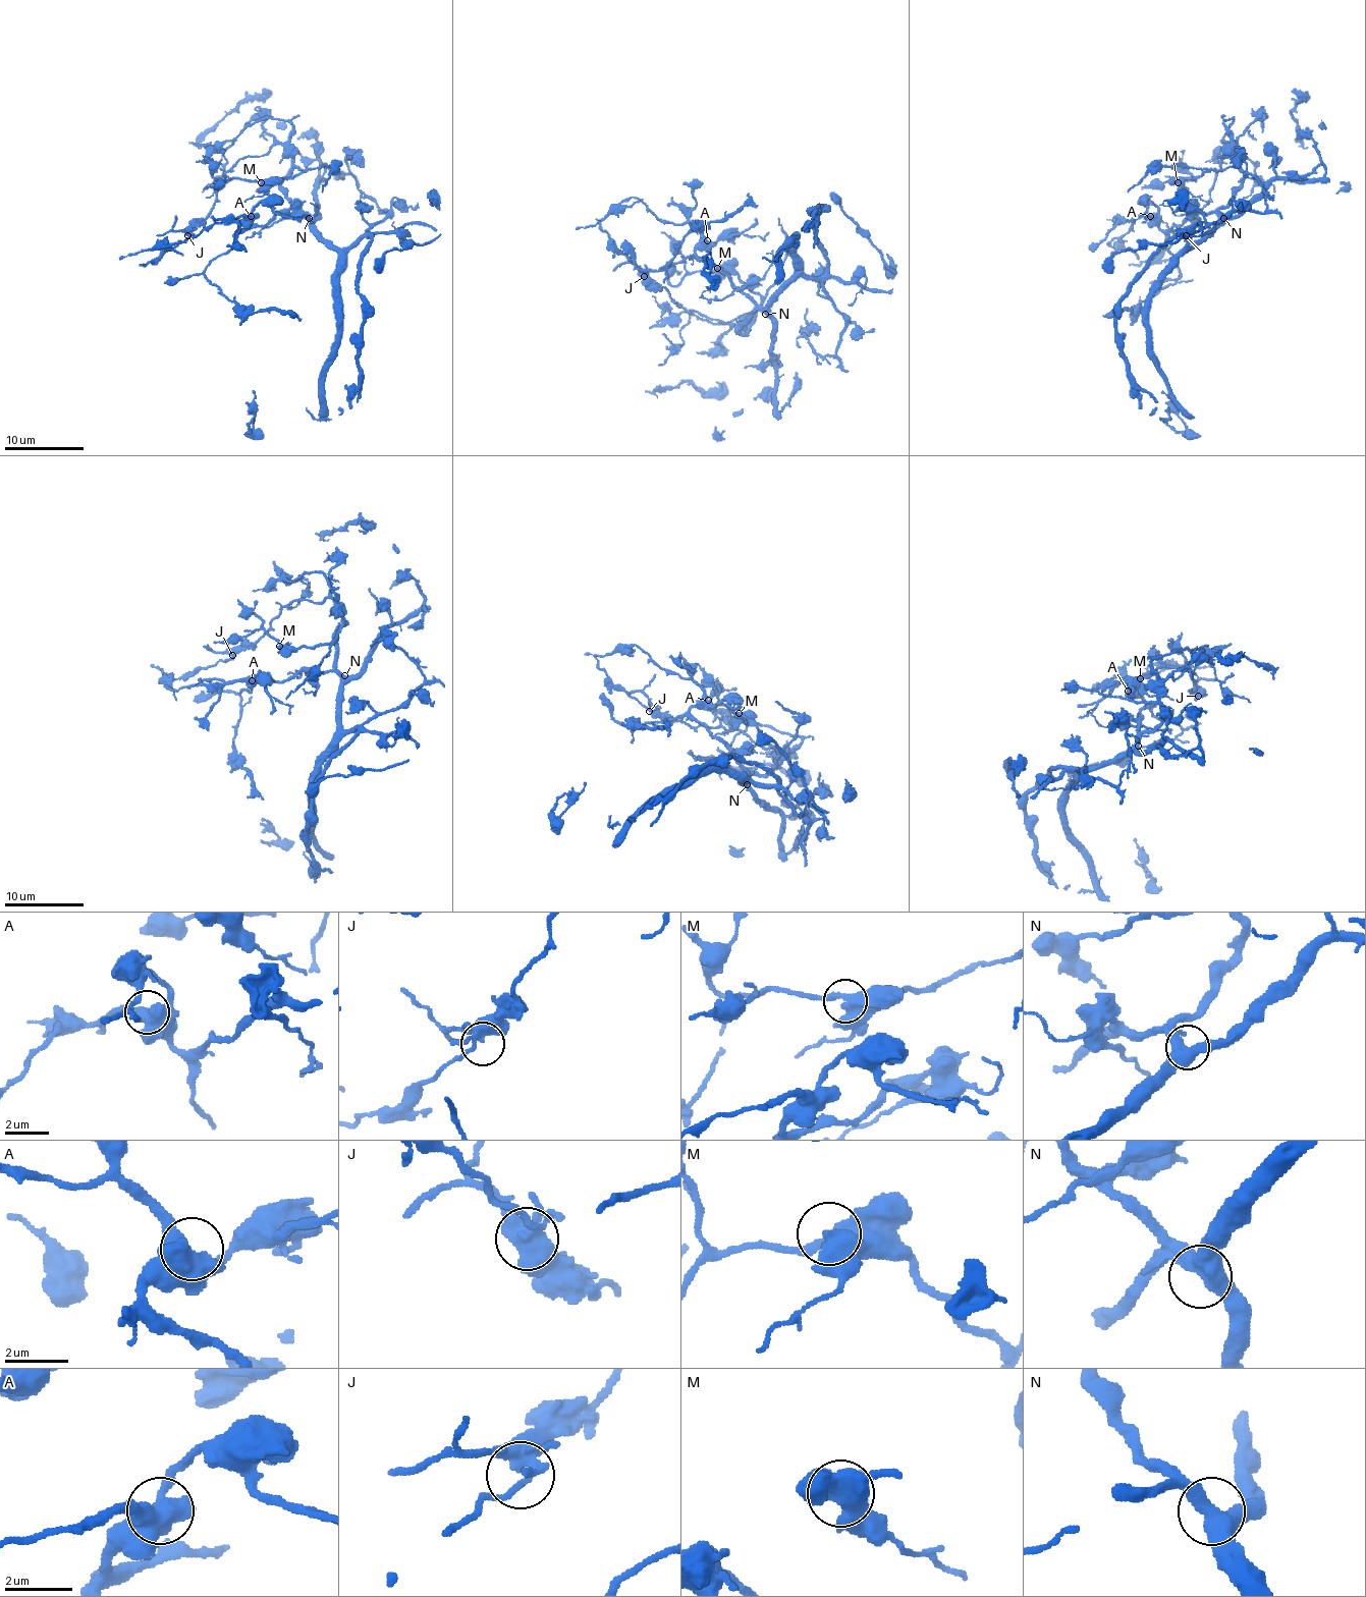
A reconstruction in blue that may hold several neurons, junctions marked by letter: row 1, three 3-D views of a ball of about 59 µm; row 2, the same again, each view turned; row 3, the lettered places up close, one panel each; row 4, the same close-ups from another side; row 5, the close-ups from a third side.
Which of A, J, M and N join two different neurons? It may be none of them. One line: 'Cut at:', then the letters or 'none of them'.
Cut at: none of them

